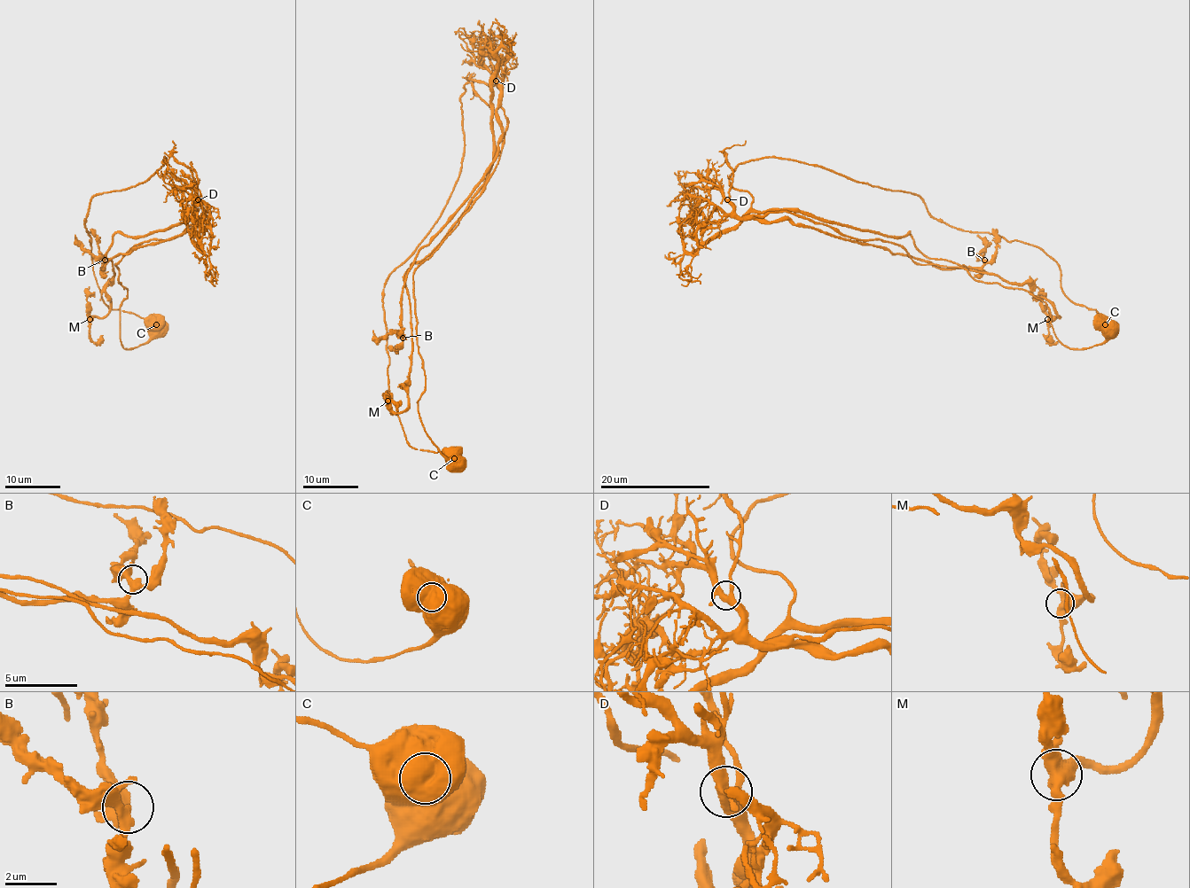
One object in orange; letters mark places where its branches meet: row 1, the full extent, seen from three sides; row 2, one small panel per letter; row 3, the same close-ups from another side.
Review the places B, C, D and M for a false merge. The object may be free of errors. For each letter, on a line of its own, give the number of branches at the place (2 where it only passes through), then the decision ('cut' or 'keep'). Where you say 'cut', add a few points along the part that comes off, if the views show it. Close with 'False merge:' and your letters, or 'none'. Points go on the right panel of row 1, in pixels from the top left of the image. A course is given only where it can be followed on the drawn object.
B: branches 4; keep
C: branches 2; cut; course (1105, 324), (1035, 246), (910, 192), (761, 157), (730, 177), (753, 209), (909, 232), (1027, 284), (1050, 336)
D: branches 4; keep
M: branches 4; keep
False merge: C

